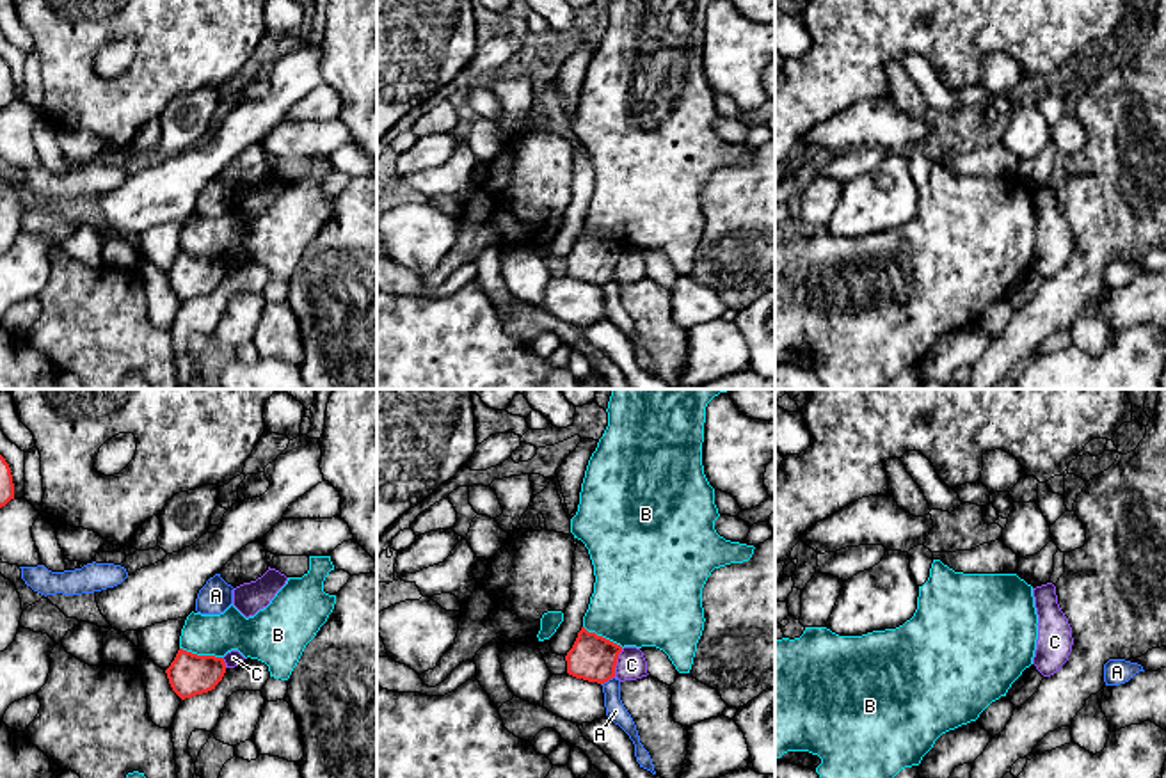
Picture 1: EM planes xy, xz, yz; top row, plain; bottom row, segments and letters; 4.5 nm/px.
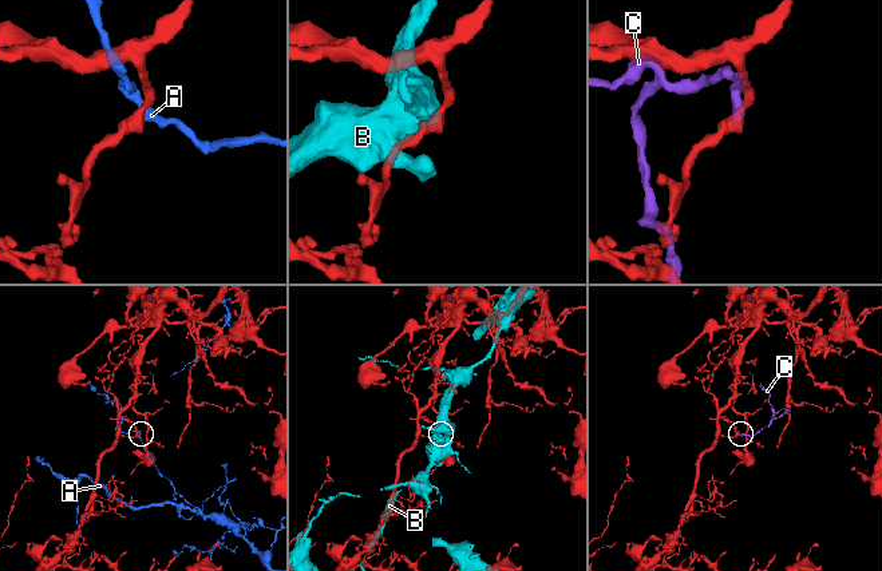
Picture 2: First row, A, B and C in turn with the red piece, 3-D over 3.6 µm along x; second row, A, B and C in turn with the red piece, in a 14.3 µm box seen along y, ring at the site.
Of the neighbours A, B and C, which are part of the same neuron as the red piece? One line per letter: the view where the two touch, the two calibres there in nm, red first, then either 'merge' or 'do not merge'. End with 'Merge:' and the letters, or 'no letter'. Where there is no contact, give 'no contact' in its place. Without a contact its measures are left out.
A: xz | 220/90 nm | do not merge
B: xy | 190/190 nm | do not merge
C: xz | 220/140 nm | do not merge
Merge: no letter

